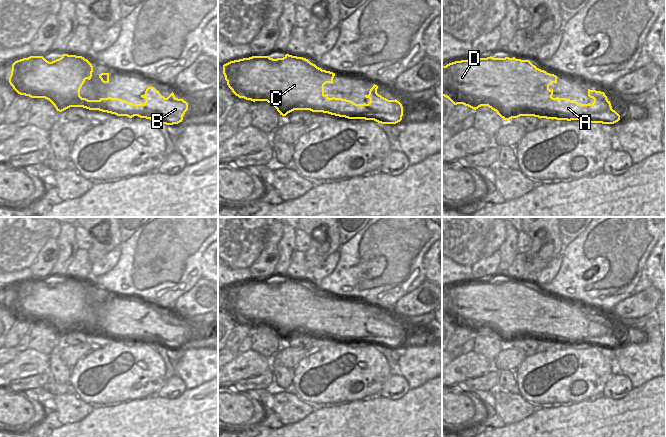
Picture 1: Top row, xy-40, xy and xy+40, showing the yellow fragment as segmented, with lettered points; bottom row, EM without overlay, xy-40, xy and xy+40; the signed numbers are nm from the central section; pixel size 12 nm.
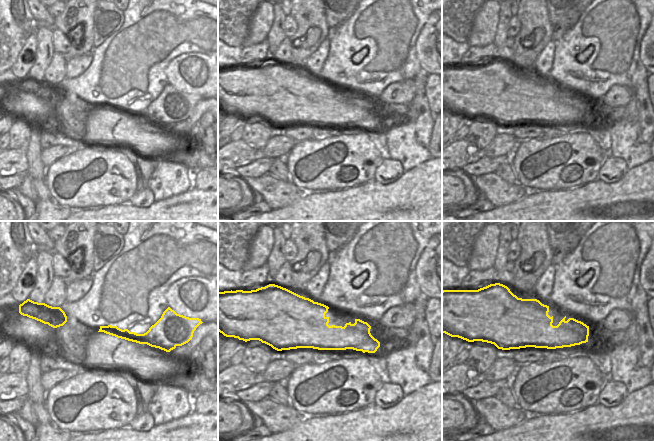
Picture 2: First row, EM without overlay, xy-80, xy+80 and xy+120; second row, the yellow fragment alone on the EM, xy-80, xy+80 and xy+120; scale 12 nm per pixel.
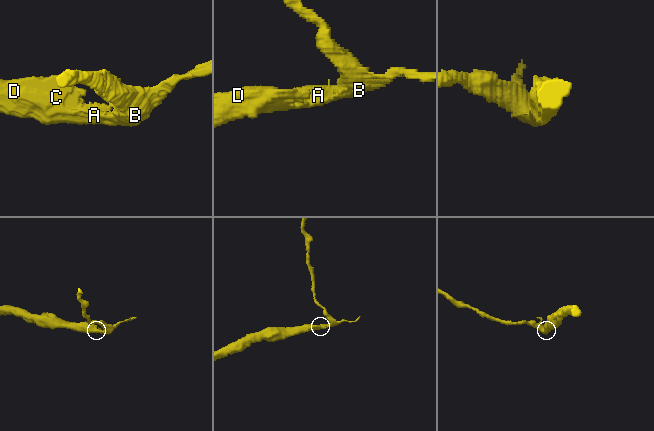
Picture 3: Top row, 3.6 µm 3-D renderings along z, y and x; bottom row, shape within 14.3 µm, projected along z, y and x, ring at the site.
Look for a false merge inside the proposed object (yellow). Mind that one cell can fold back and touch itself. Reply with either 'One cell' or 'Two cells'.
Two cells

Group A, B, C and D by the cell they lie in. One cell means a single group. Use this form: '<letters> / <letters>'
A C D / B

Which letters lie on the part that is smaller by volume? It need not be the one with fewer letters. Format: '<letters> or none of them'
B

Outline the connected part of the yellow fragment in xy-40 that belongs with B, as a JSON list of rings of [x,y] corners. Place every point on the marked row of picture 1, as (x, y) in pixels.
[[[148,87],[144,95],[146,114],[155,112],[156,122],[173,125],[182,122],[185,112],[188,110],[188,103],[183,99],[178,99],[172,92],[167,98],[162,96],[154,87]]]

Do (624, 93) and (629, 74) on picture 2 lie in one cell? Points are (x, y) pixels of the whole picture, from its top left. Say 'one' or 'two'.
two

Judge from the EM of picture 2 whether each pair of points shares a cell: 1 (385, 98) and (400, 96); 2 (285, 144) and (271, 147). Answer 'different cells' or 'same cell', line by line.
1: same cell
2: same cell

